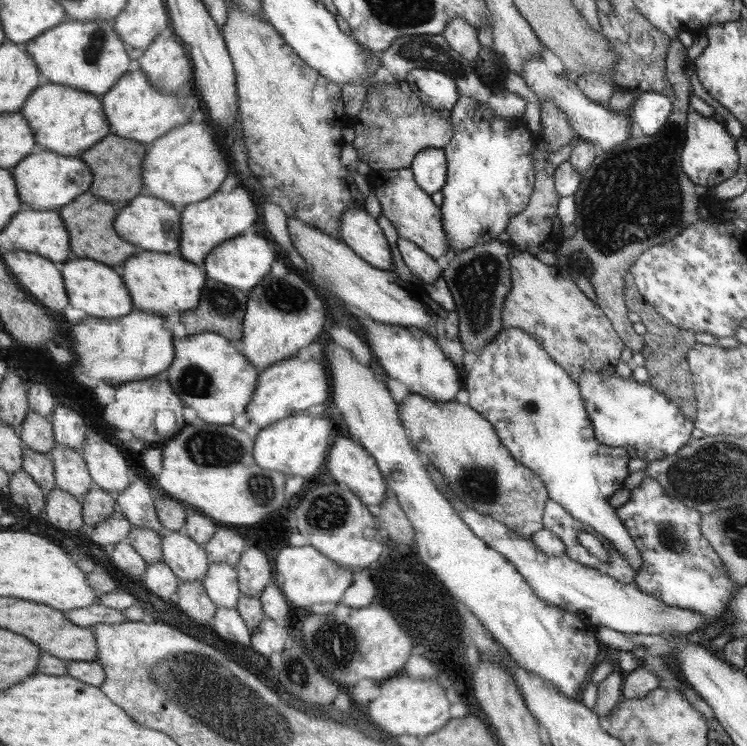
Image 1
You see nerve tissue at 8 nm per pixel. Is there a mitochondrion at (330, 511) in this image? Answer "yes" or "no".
yes

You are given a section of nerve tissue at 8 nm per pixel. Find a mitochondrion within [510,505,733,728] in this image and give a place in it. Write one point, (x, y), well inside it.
(670, 537)

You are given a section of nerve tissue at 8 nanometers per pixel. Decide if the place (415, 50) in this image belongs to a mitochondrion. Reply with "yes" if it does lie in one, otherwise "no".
yes

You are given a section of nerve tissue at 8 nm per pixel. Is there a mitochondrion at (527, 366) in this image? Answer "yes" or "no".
no

